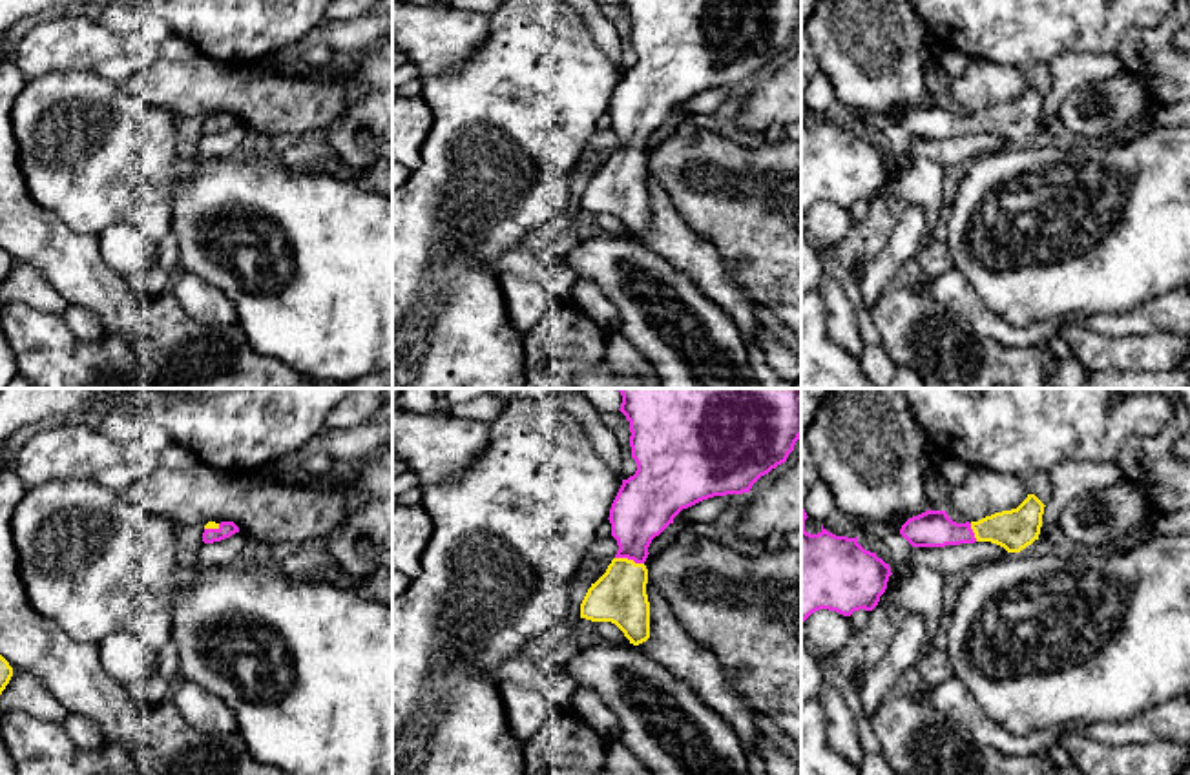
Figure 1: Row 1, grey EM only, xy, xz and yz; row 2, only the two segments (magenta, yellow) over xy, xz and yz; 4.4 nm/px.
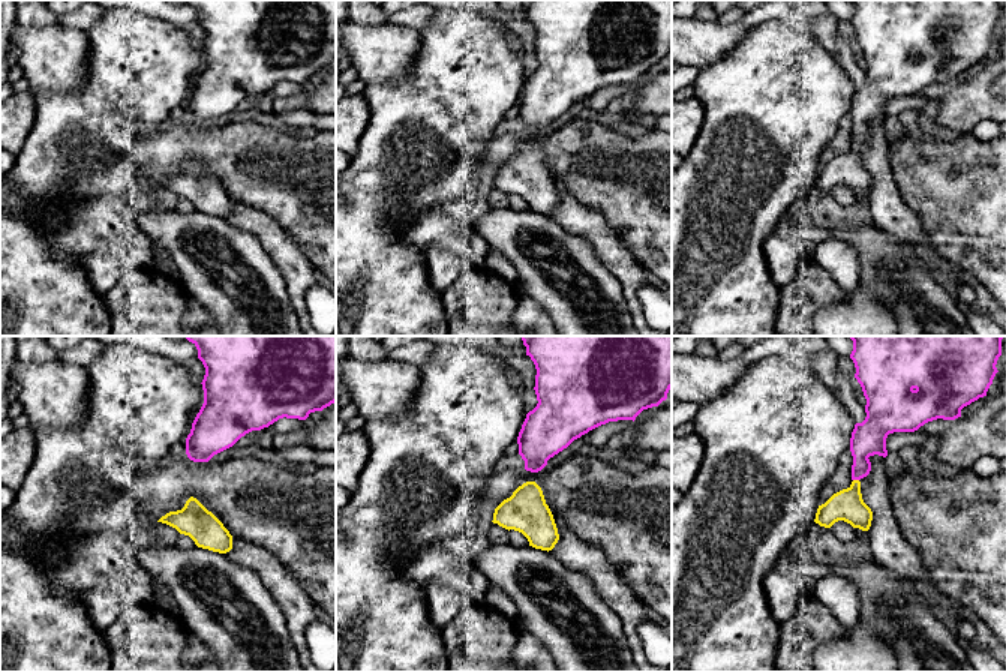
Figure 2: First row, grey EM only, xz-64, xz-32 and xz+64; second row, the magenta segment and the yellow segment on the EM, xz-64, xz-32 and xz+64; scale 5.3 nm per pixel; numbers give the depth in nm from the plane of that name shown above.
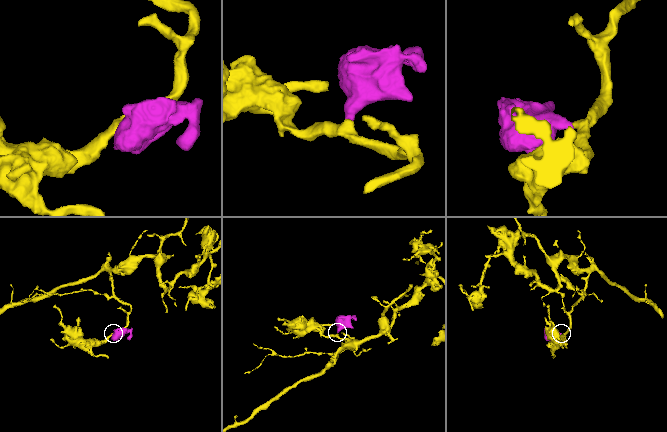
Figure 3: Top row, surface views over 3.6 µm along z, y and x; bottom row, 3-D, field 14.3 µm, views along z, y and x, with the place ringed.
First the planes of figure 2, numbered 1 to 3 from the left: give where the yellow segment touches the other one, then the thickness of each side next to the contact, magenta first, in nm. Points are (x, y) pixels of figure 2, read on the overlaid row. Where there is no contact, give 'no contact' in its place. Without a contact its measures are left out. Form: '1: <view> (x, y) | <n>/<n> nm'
1: no contact
2: no contact
3: xz+64 (856, 479) | 190/170 nm

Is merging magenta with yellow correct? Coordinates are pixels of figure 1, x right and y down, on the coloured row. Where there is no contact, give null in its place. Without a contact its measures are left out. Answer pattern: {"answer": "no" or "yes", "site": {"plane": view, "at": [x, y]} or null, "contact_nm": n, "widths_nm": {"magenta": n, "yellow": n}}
{"answer": "yes", "site": {"plane": "xz", "at": [630, 558]}, "contact_nm": 130, "widths_nm": {"magenta": 280, "yellow": 240}}

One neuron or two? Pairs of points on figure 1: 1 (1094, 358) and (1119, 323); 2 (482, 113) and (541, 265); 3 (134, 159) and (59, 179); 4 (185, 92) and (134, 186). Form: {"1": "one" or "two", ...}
{"1": "two", "2": "two", "3": "one", "4": "two"}

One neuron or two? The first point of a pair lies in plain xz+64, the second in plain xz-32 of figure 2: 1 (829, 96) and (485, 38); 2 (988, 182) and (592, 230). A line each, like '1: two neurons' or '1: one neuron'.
1: one neuron
2: two neurons

